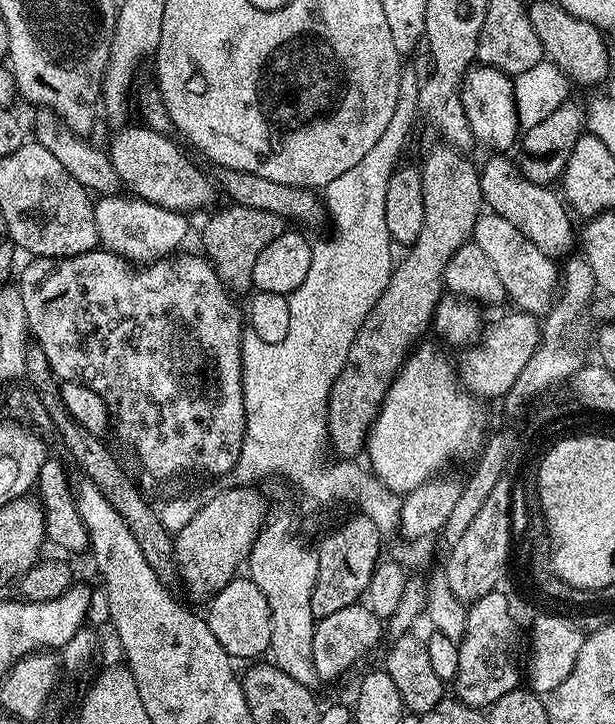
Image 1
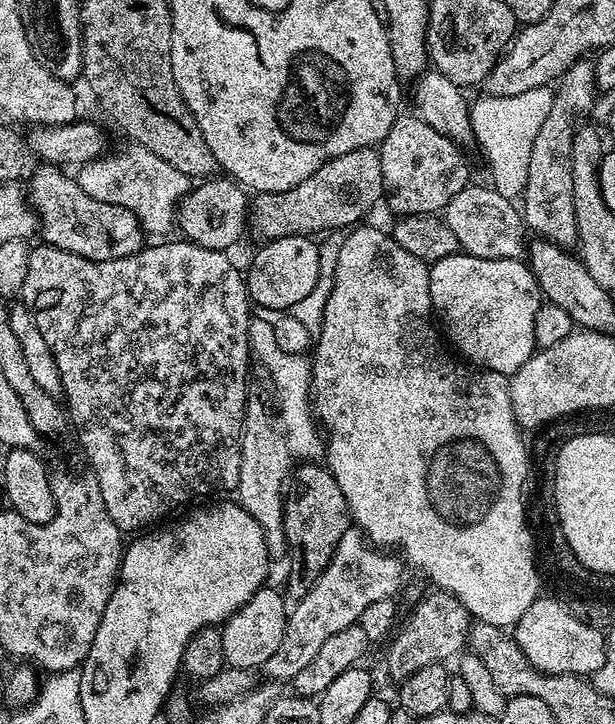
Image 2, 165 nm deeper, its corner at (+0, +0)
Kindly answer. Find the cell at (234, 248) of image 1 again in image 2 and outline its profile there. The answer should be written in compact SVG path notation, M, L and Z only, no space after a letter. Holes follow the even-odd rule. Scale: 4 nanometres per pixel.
M375 147L359 148L350 150L350 154L338 154L338 158L328 160L306 182L298 182L285 192L258 192L248 201L247 231L252 232L256 242L267 242L286 238L287 236L310 236L315 237L316 232L328 232L331 228L351 229L359 225L360 220L376 203L381 203L384 195L384 183L382 182L382 162L379 151Z

